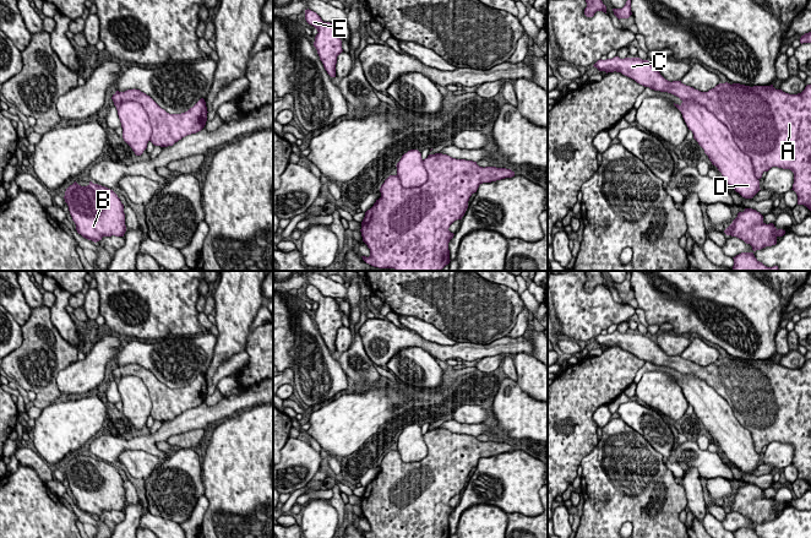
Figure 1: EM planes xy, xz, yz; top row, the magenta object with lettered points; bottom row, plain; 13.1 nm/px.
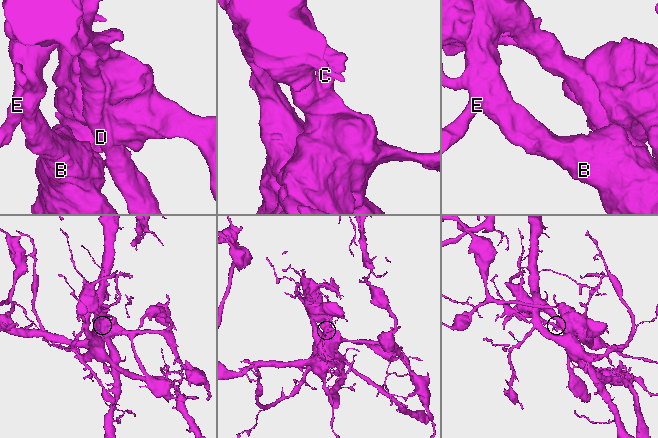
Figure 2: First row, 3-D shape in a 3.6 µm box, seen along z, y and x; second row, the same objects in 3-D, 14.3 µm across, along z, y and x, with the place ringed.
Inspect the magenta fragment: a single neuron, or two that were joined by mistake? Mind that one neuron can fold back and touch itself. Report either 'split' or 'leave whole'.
leave whole

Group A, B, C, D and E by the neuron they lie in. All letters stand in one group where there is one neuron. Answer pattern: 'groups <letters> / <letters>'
groups A B C D E

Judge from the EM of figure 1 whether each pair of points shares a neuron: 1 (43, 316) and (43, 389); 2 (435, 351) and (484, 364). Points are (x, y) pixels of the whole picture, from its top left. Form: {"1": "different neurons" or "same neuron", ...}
{"1": "same neuron", "2": "different neurons"}

